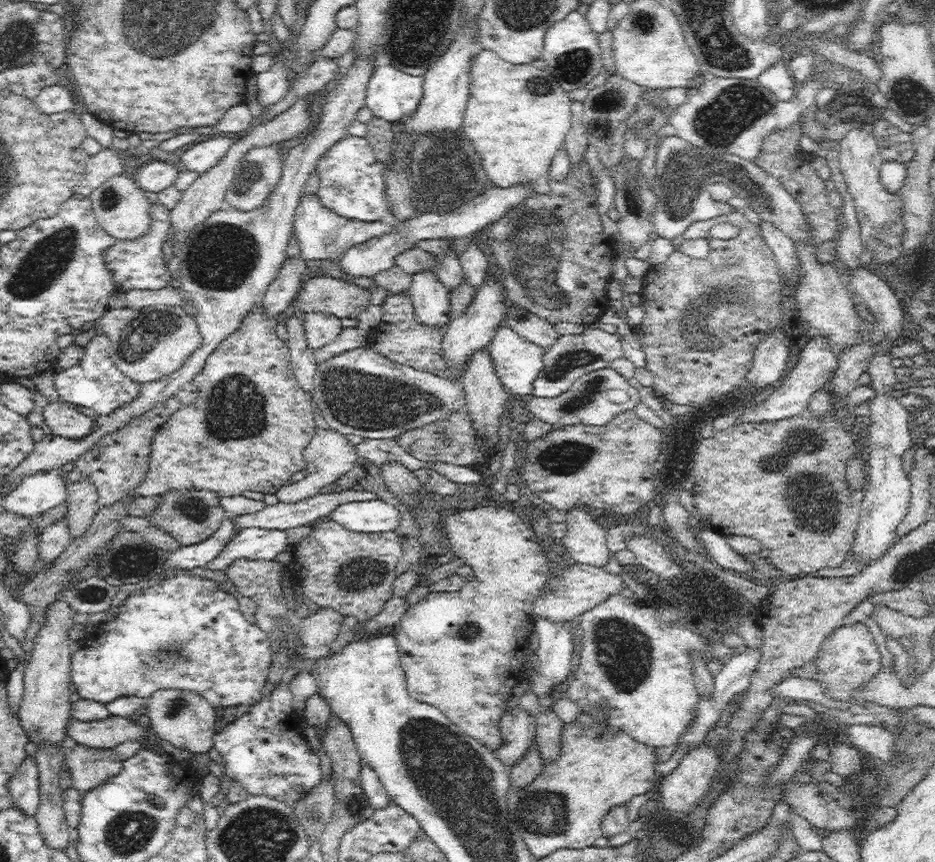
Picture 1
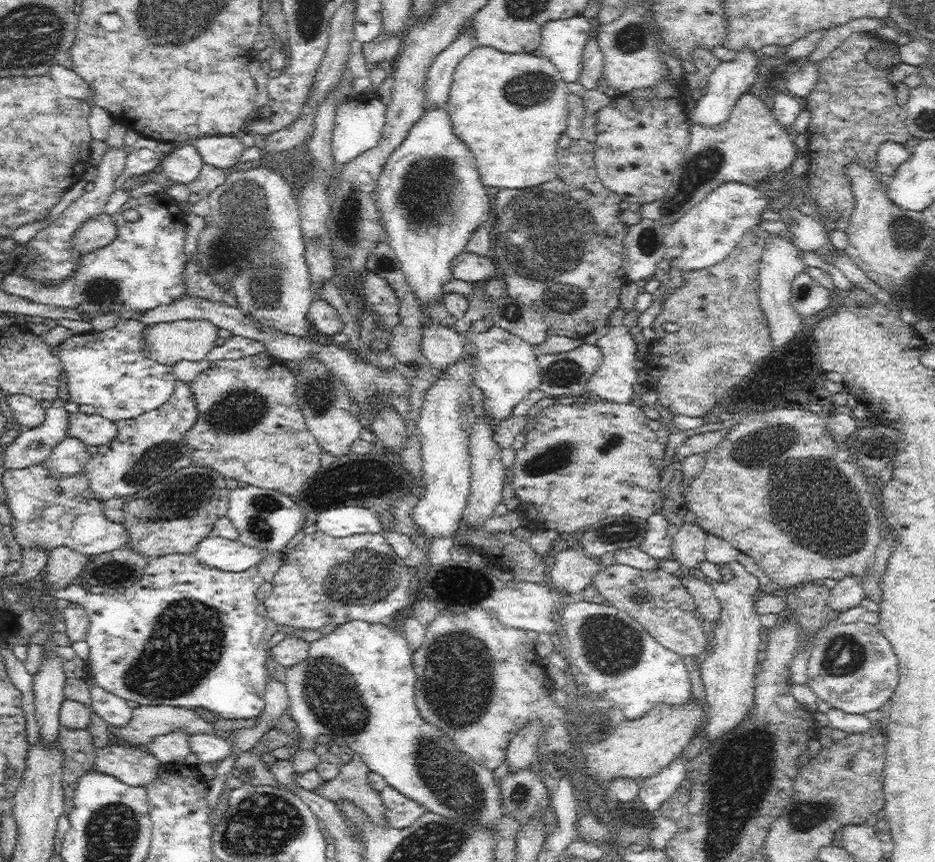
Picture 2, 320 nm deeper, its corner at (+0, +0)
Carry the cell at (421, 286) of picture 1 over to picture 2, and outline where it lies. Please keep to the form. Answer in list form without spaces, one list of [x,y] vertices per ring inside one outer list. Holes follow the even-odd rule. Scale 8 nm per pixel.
[[[428,322],[423,328],[420,348],[438,376],[444,368],[462,360],[465,354],[464,345],[468,342],[467,338],[456,333],[455,328]]]

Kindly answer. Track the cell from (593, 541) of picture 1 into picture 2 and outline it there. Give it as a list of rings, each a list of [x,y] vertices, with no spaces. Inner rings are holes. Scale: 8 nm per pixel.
[[[570,541],[552,553],[556,562],[548,568],[549,583],[562,593],[568,593],[575,599],[579,598],[579,593],[592,584],[594,576],[600,572],[600,558],[586,557],[582,548]]]

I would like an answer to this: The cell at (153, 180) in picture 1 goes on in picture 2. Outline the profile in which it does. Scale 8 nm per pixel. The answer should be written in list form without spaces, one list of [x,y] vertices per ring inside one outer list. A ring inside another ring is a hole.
[[[194,145],[176,147],[163,158],[158,167],[168,180],[188,185],[198,178],[202,165],[202,157]]]

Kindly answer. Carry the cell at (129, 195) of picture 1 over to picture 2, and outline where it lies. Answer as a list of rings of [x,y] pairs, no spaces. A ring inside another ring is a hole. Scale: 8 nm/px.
[[[100,213],[88,220],[75,232],[73,247],[81,254],[88,254],[110,244],[117,235],[117,226],[110,214]]]

